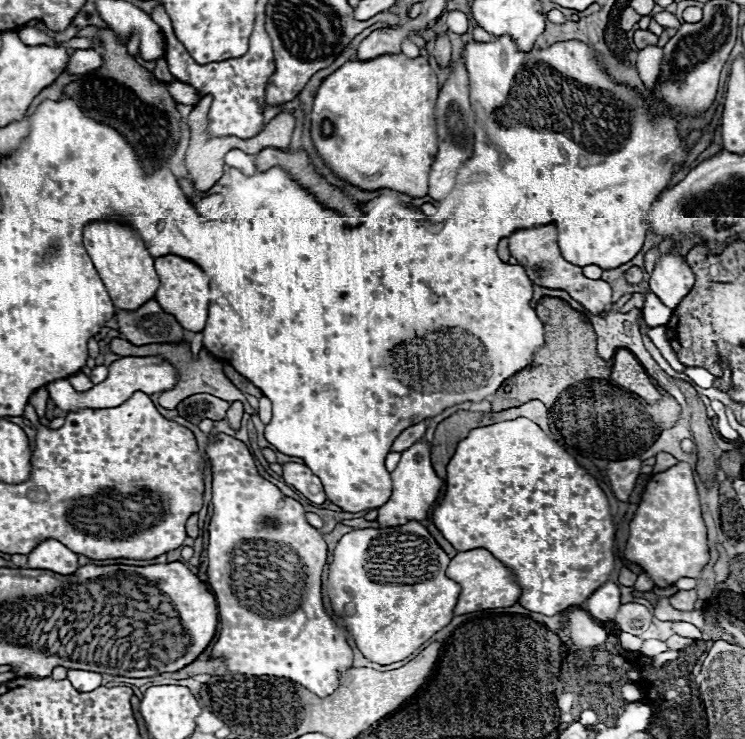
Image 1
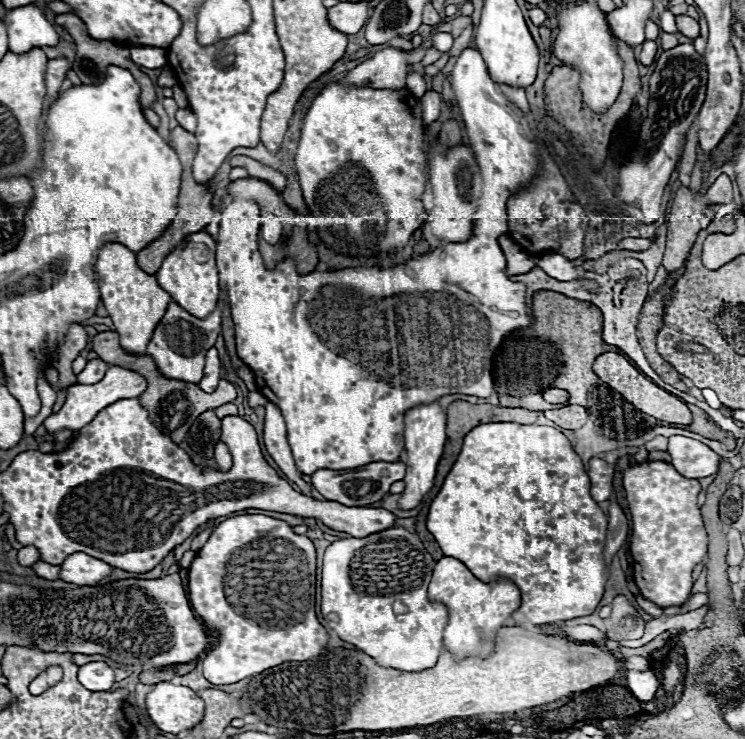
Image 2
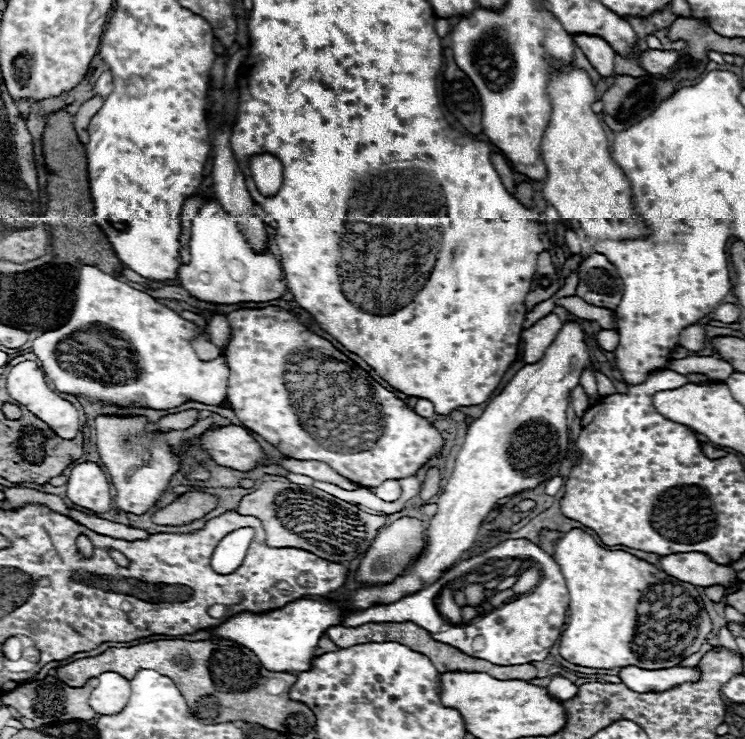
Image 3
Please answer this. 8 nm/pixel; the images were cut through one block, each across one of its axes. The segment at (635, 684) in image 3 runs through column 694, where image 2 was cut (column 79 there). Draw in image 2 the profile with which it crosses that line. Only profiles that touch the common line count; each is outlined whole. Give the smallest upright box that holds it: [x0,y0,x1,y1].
[78,662,116,692]

